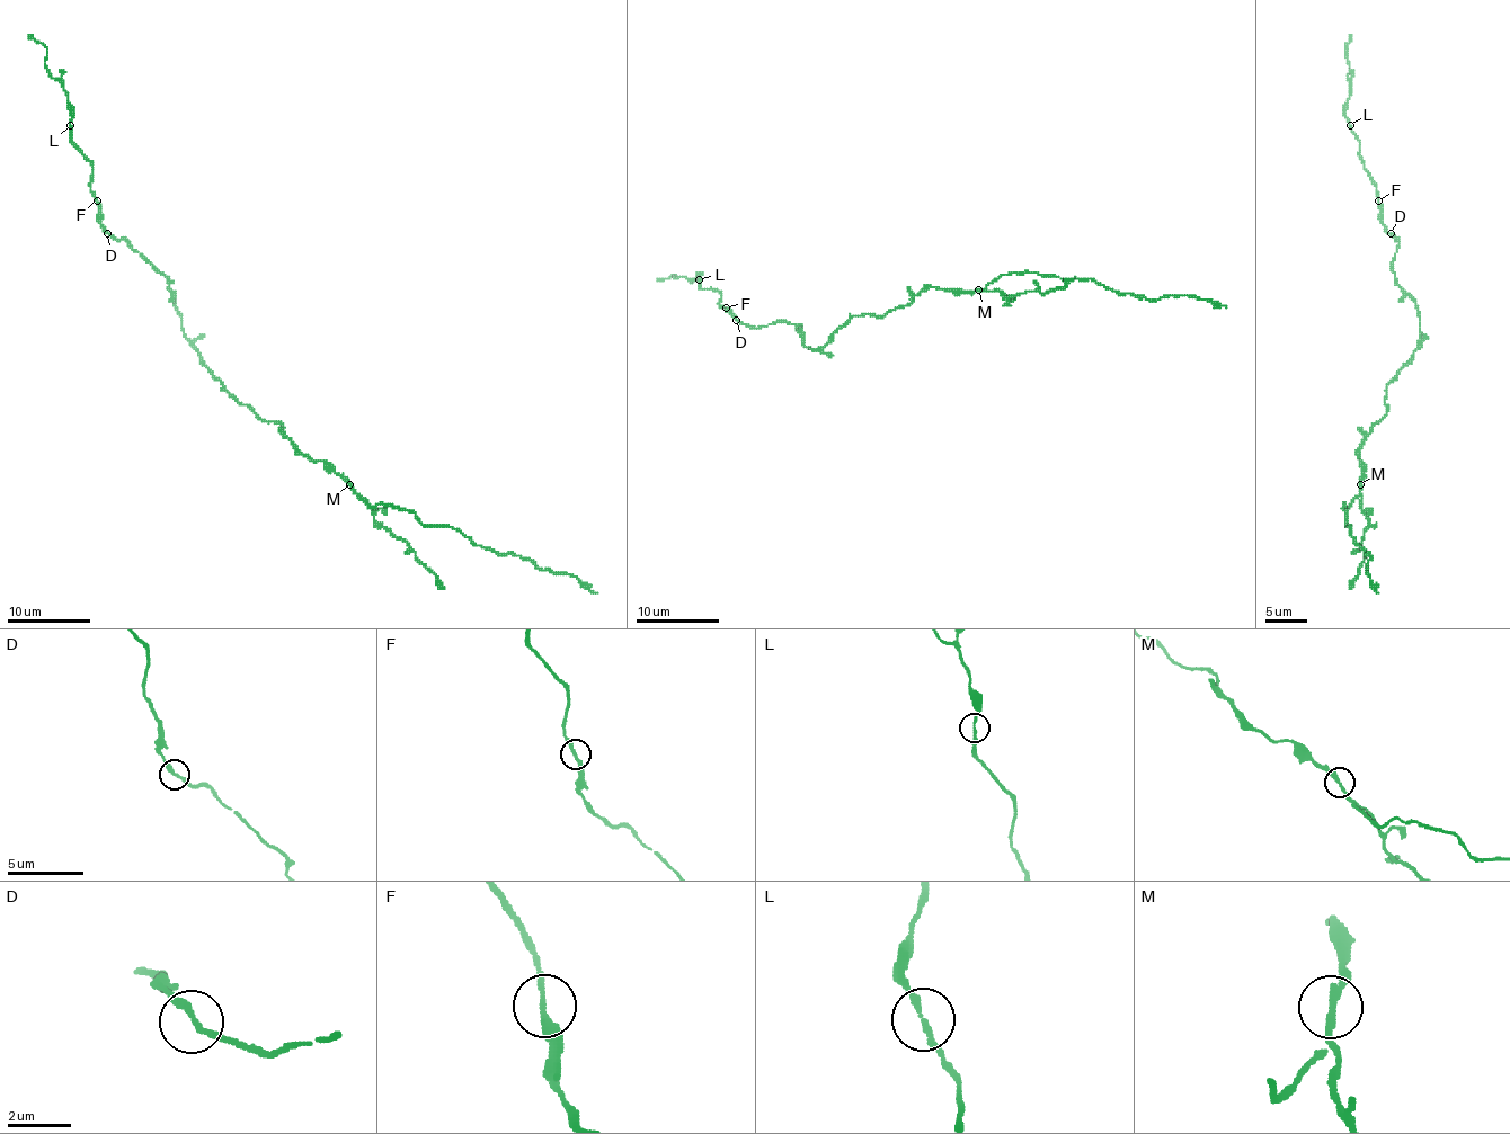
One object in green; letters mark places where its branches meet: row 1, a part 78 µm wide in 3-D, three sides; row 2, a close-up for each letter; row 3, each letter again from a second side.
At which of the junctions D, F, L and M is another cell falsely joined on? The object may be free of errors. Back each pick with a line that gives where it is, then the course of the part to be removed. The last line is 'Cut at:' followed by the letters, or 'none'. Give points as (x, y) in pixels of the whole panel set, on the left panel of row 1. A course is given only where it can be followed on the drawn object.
M: Place: (349, 484). Course of the part to remove: (349, 483), (370, 506), (380, 525), (401, 537), (444, 589)
Cut at: M

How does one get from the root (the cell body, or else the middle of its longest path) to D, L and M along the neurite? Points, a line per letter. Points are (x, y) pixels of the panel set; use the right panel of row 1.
D: (1386, 389), (1411, 357), (1420, 339), (1420, 312), (1415, 301), (1395, 278), (1393, 258), (1399, 241), (1391, 233)
L: (1386, 389), (1418, 347), (1420, 312), (1395, 278), (1399, 241), (1383, 223), (1376, 184), (1349, 125)
M: (1386, 389), (1386, 413), (1371, 427), (1358, 453), (1361, 469), (1359, 483)

